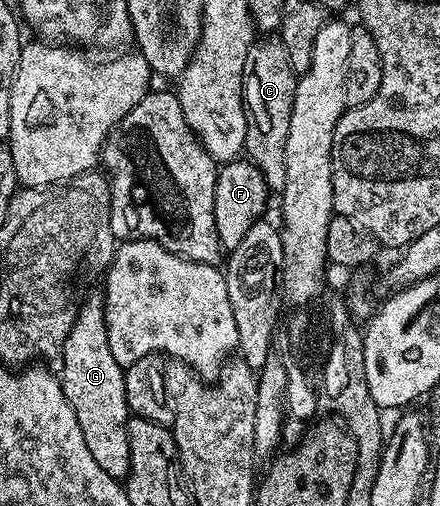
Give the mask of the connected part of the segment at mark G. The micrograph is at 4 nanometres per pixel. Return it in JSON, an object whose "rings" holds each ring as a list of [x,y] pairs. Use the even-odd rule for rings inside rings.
{"rings":[[[99,300],[88,301],[79,306],[76,322],[64,344],[64,363],[59,366],[58,376],[64,389],[66,399],[78,419],[78,427],[82,427],[82,439],[86,439],[86,447],[90,455],[94,455],[94,463],[106,471],[106,475],[117,479],[127,478],[130,471],[130,439],[128,438],[128,404],[126,403],[126,383],[124,382],[125,366],[114,359],[110,352],[110,343],[106,339],[106,319],[104,306]]]}

